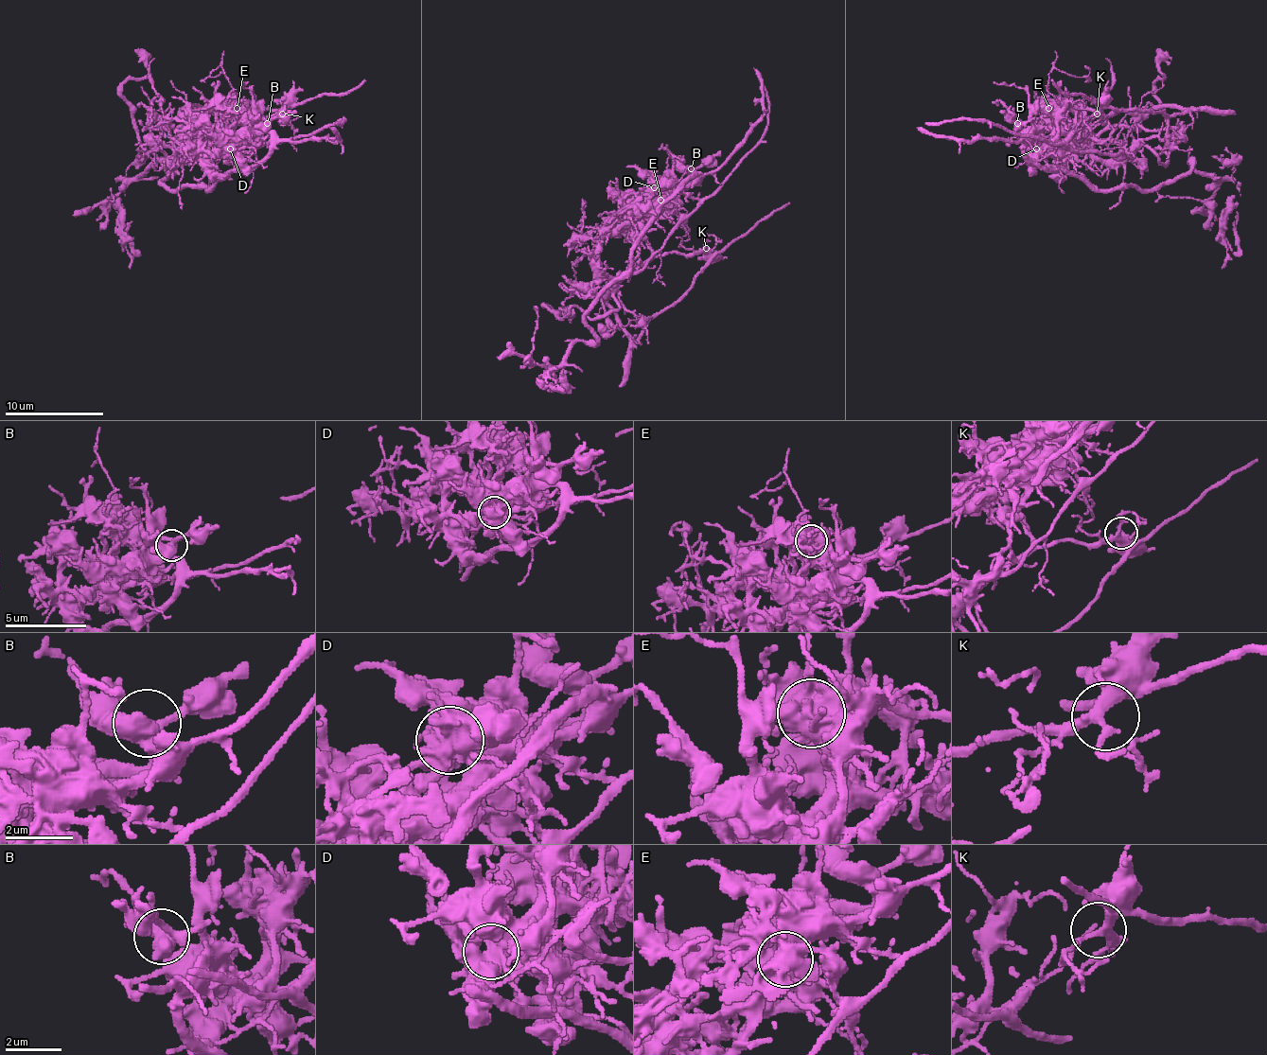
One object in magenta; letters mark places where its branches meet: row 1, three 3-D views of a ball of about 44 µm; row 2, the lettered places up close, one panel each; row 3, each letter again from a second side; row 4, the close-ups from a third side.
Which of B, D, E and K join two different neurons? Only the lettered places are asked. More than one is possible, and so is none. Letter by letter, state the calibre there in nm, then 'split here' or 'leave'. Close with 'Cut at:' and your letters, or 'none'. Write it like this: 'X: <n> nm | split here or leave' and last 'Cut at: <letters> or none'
B: 440 nm | leave
D: 550 nm | split here
E: 550 nm | split here
K: 280 nm | leave
Cut at: D, E

